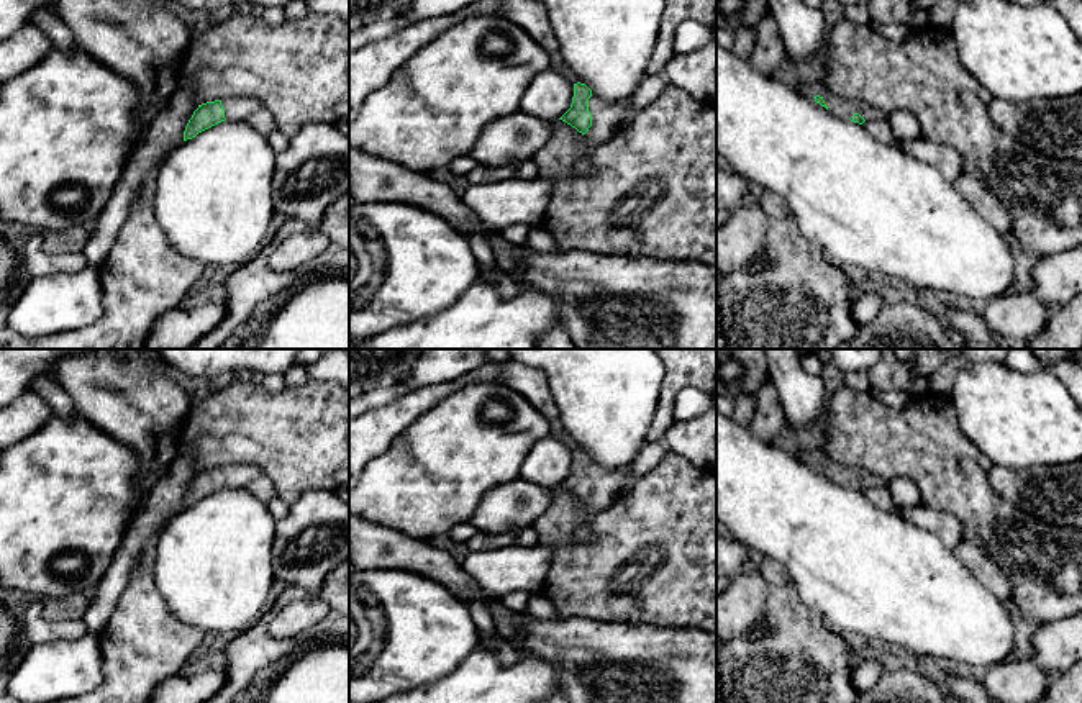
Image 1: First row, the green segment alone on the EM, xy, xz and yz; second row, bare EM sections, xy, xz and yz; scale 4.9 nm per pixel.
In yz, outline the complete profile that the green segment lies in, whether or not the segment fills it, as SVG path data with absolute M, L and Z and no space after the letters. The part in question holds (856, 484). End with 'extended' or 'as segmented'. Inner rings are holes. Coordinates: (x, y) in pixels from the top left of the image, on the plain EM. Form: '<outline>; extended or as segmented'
M812 447L802 452L816 470L834 480L836 483L862 492L866 487L880 487L884 482L861 467L841 465L834 462L823 447Z; extended

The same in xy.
M230 464L225 467L215 467L198 472L189 487L184 508L195 505L198 500L228 487L238 488L246 487L256 477L264 475L264 472L252 464Z; extended

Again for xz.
M577 449L571 475L559 487L582 500L589 511L598 511L613 501L630 474L631 464L607 469L595 464L585 451Z; extended

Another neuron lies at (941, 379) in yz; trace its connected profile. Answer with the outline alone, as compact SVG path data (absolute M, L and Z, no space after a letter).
M966 349L962 354L931 372L933 392L949 395L954 377L961 369L984 362L1003 362L1010 351L1013 349Z

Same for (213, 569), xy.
M225 487L174 515L157 534L154 565L167 610L205 633L252 628L275 580L275 521L246 487Z

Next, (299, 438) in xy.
M234 380L189 408L182 441L195 447L198 470L230 464L252 464L267 475L277 497L289 506L307 490L339 490L349 487L349 388L334 382L310 380L300 387L285 387L272 393L262 383Z

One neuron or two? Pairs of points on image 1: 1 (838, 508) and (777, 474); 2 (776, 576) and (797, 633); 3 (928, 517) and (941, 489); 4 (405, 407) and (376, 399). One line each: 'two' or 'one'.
1: one
2: two
3: two
4: two

